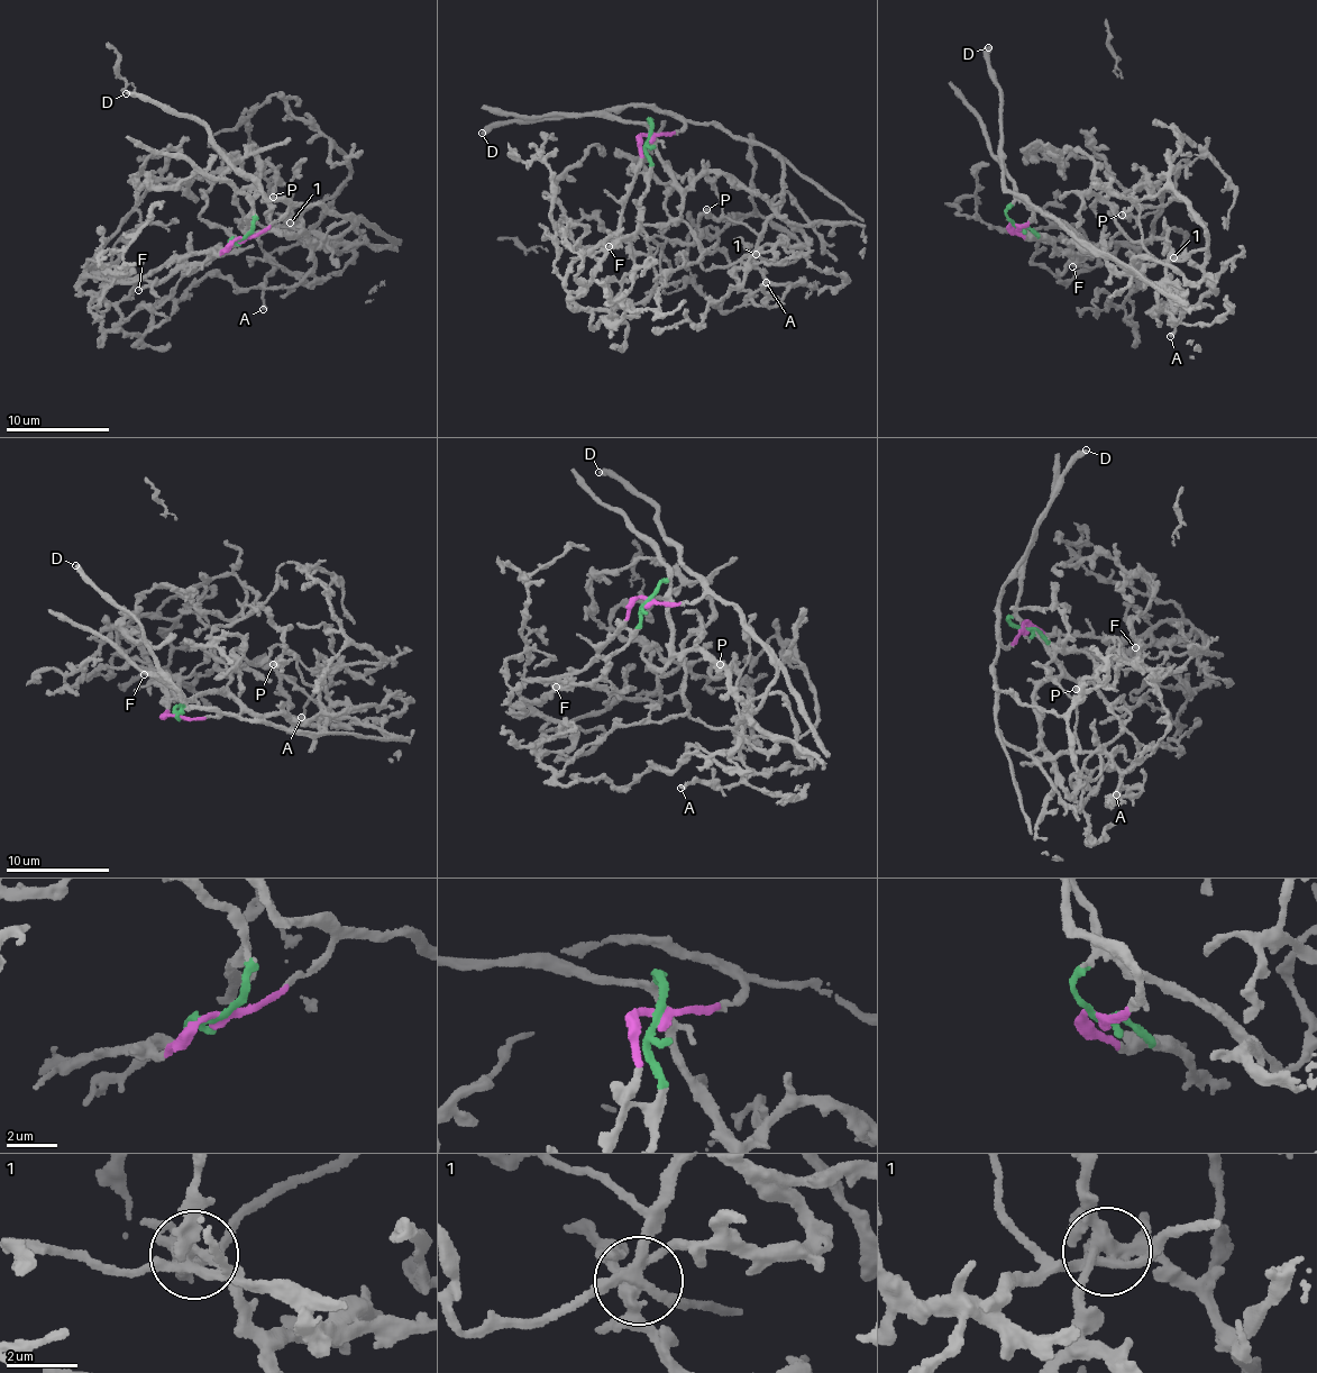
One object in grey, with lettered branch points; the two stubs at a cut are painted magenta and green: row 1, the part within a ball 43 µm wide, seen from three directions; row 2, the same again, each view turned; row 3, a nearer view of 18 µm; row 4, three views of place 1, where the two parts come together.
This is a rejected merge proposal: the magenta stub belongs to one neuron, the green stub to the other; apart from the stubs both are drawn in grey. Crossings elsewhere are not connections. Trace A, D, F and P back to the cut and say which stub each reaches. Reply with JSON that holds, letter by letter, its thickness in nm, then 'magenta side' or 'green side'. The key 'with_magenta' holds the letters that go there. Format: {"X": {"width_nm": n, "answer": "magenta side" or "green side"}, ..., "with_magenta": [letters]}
{"A": {"width_nm": 220, "answer": "green side"}, "D": {"width_nm": 380, "answer": "magenta side"}, "F": {"width_nm": 240, "answer": "green side"}, "P": {"width_nm": 320, "answer": "magenta side"}, "with_magenta": ["D", "P"]}

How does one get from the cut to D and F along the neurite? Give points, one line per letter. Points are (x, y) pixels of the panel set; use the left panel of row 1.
D: (241, 239), (265, 232), (287, 205), (283, 200), (270, 199), (195, 120), (126, 93)
F: (241, 239), (230, 238), (198, 264), (189, 264), (138, 289)

